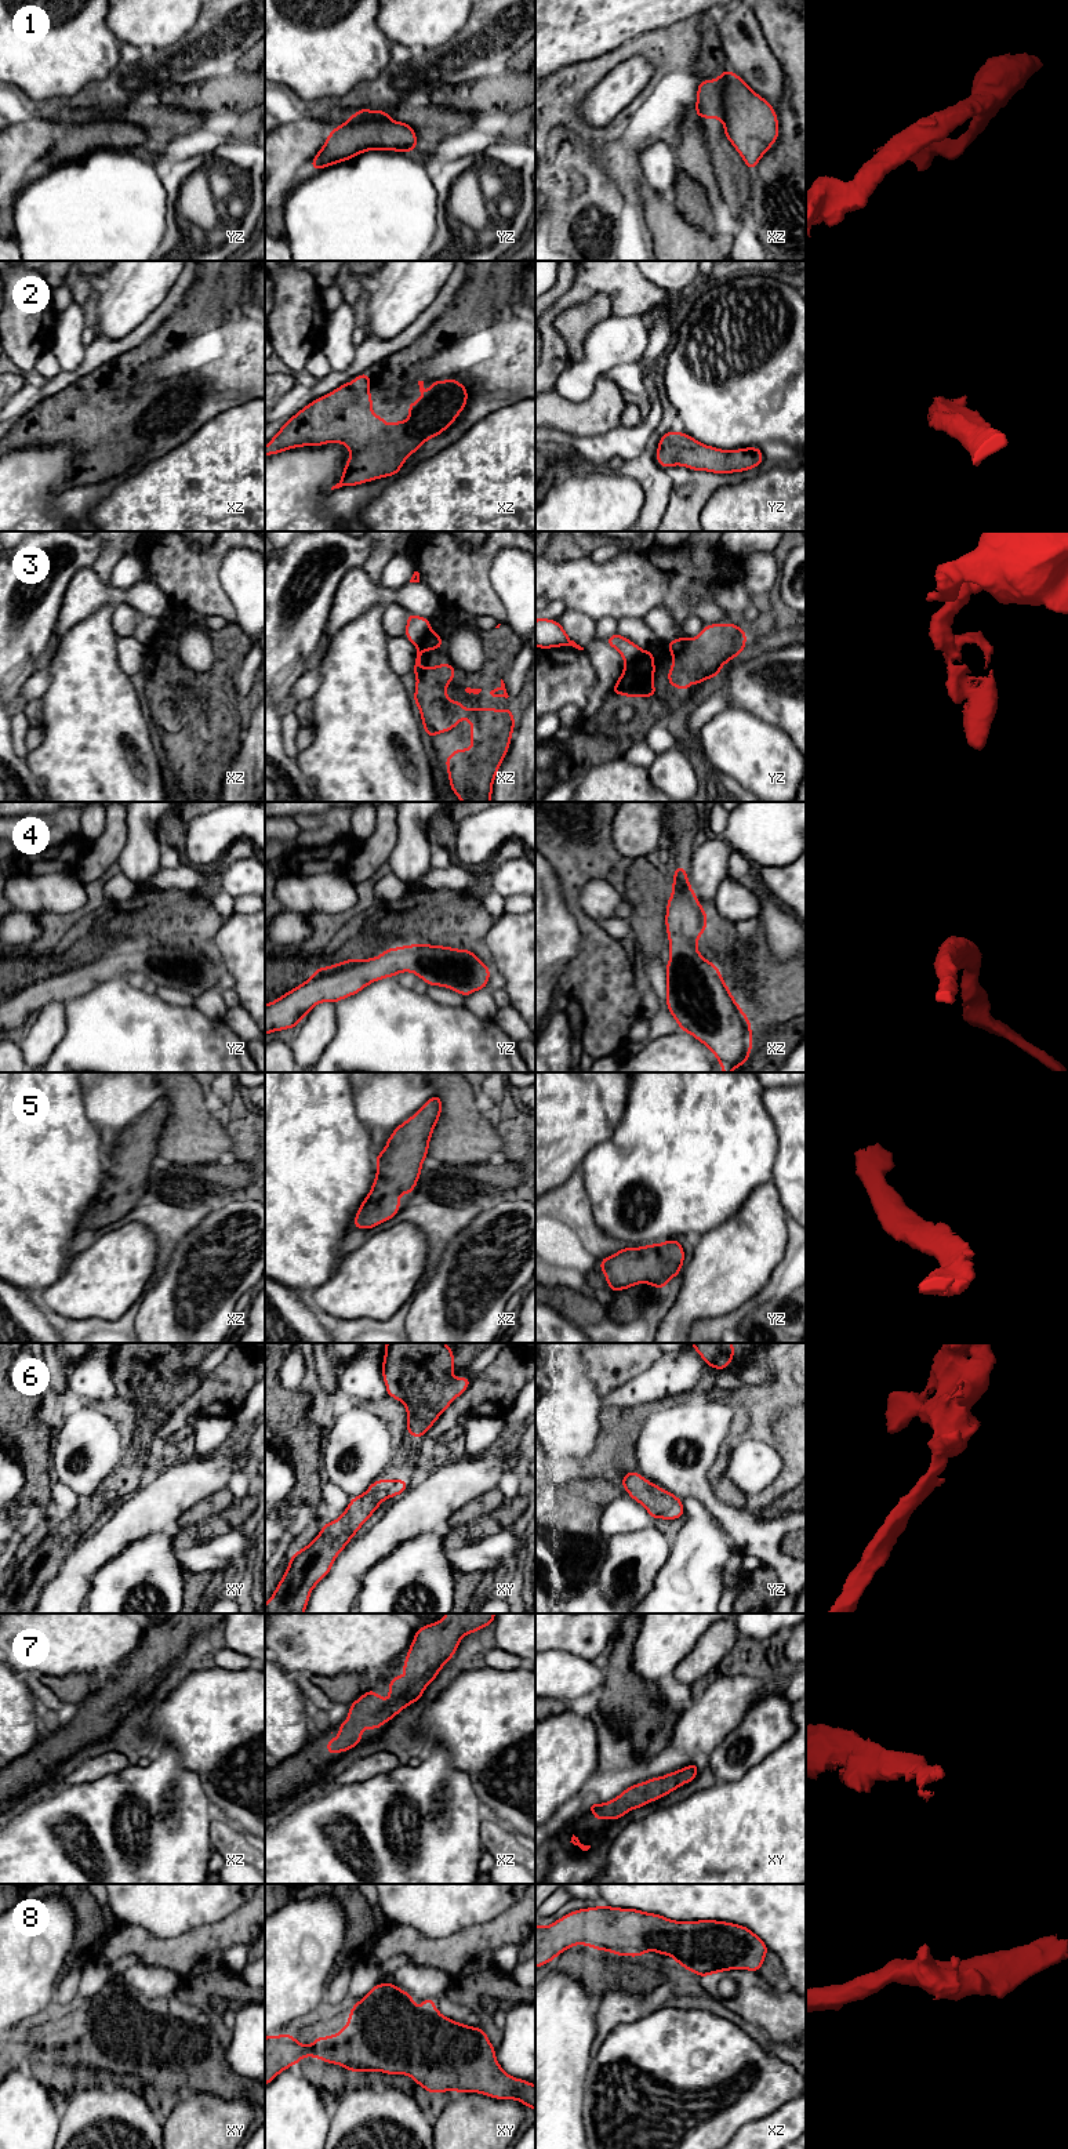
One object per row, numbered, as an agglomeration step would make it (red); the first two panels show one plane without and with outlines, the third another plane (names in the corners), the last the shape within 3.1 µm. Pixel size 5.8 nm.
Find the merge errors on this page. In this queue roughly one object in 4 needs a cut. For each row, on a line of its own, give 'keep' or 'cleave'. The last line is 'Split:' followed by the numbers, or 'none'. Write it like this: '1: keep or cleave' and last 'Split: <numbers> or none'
1: cleave
2: keep
3: cleave
4: keep
5: keep
6: keep
7: keep
8: keep
Split: 1, 3

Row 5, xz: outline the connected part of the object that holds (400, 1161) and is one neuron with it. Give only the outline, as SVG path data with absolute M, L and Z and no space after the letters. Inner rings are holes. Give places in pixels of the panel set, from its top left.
M437 1093L395 1128L384 1151L375 1155L377 1177L352 1223L356 1230L370 1230L390 1220L402 1206L396 1197L413 1194L440 1114L442 1095Z

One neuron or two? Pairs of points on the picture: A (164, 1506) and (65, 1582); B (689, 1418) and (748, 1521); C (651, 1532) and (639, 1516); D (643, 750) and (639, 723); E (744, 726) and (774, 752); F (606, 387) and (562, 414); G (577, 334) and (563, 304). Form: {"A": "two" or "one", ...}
{"A": "one", "B": "one", "C": "two", "D": "two", "E": "one", "F": "one", "G": "two"}

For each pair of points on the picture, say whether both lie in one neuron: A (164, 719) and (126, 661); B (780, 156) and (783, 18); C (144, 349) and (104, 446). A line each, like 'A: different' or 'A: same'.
A: different
B: same
C: same

